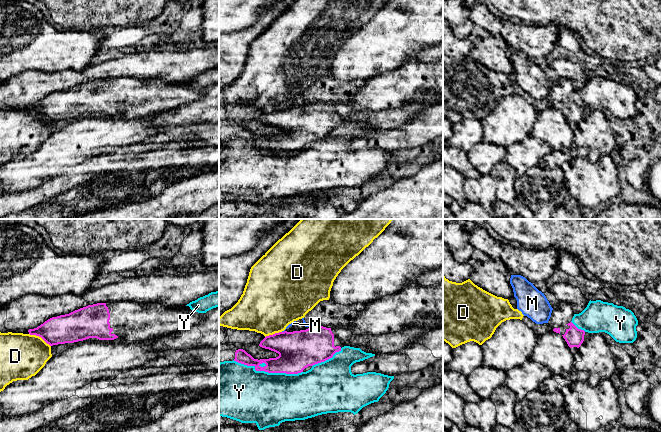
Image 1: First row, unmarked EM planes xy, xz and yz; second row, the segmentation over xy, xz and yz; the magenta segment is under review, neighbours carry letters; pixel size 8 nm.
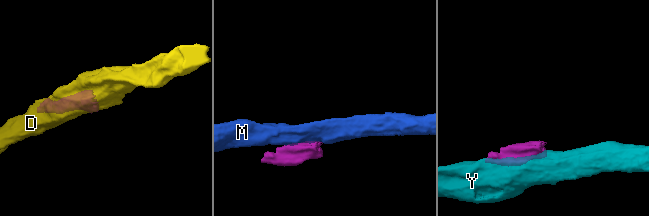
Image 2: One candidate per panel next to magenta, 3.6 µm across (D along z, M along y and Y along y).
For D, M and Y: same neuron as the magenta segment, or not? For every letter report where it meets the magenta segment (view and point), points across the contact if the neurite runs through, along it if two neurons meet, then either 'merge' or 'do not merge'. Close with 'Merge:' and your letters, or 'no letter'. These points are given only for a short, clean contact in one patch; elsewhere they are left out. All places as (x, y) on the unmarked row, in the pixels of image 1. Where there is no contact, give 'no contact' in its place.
D: contact xy (40, 112); do not merge
M: contact xz (284, 107); border xz (284, 106), (282, 108); do not merge
Y: contact xz (267, 147); do not merge
Merge: no letter

